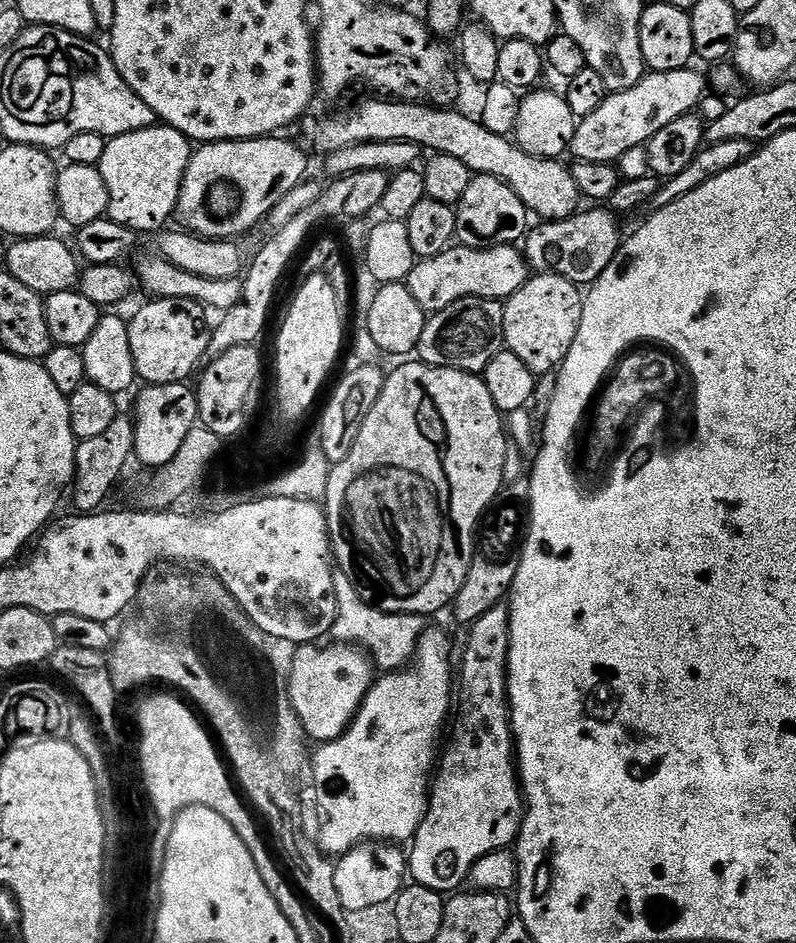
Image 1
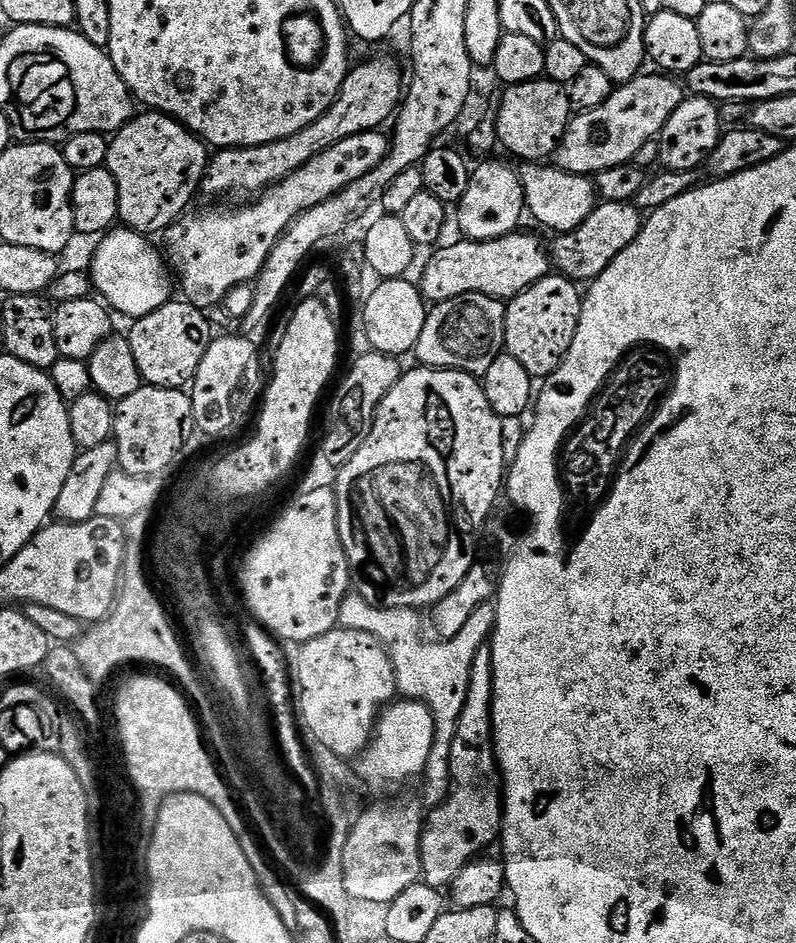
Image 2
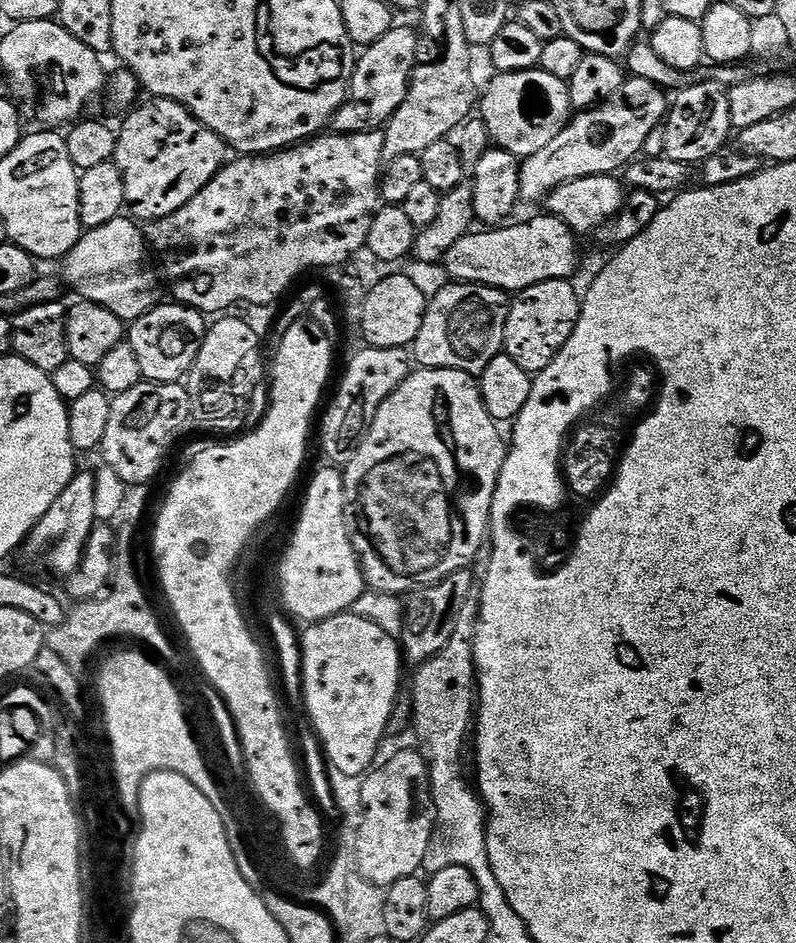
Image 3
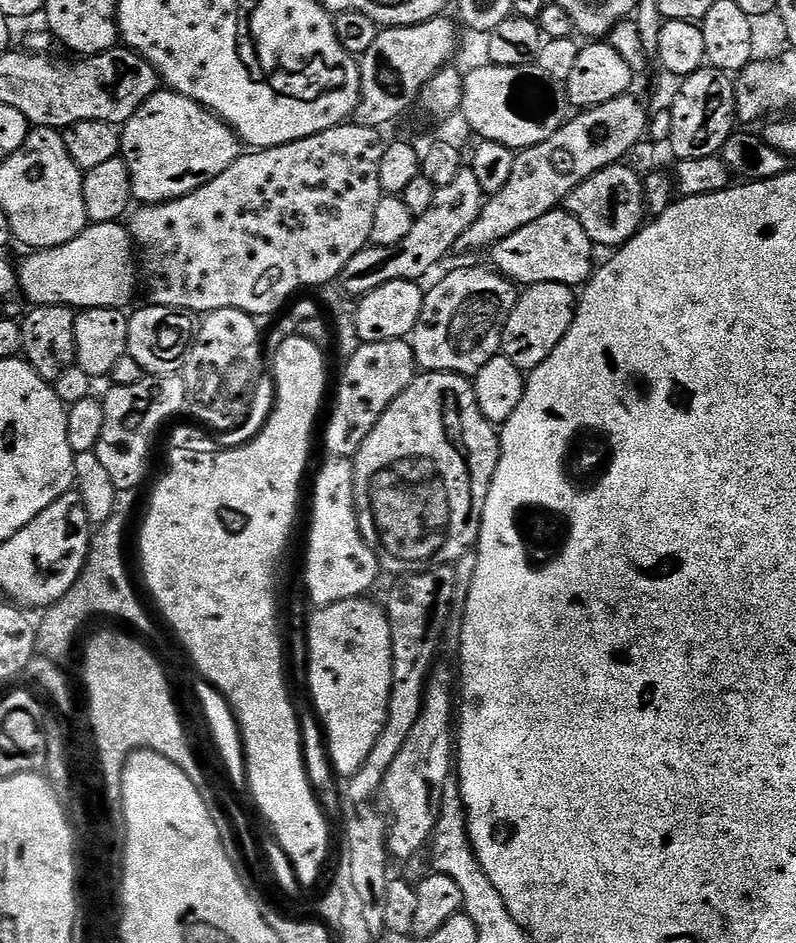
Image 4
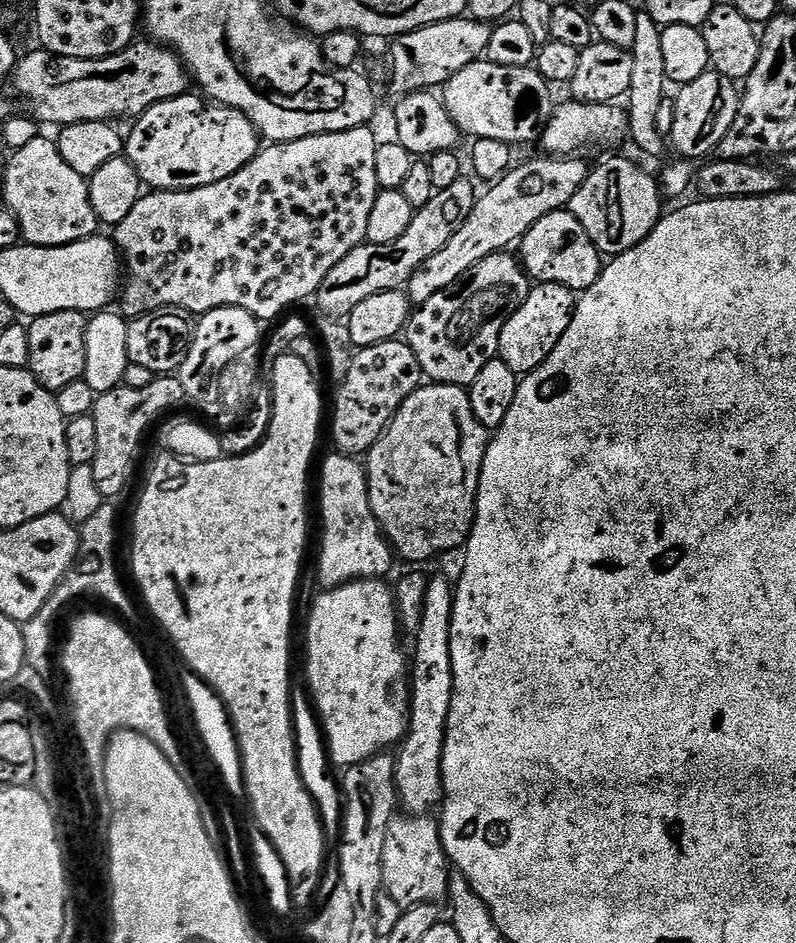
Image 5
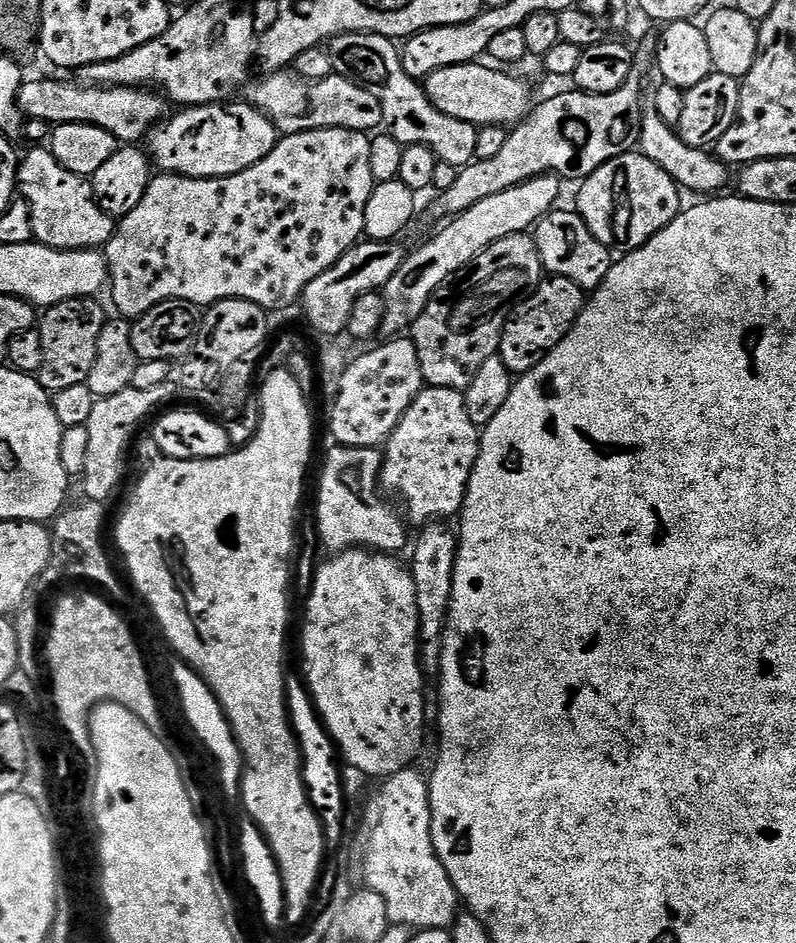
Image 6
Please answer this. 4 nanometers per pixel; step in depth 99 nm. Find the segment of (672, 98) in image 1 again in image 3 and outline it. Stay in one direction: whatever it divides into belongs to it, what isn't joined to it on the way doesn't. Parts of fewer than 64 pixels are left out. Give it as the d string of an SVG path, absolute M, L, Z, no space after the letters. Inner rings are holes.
M632 76L625 79L618 94L605 104L573 115L568 125L538 154L523 157L520 165L521 201L536 204L547 201L555 188L578 178L610 176L628 167L643 153L644 143L654 126L665 123L670 96L654 82Z

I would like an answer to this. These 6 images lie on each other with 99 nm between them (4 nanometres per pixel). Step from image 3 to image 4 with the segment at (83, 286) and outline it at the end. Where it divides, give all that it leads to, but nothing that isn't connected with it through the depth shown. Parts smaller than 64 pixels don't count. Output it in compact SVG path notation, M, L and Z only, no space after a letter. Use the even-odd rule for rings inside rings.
M120 222L105 224L89 223L78 238L66 242L57 248L41 248L27 253L28 257L18 264L18 288L32 306L42 304L65 304L73 310L85 308L119 308L127 309L132 295L138 288L138 256L134 251L132 234Z

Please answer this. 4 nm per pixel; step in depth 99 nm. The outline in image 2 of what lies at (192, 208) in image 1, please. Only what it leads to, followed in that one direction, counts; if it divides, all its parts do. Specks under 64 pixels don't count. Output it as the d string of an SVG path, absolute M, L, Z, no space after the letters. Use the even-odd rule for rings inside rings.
M372 60L369 64L360 64L349 71L342 82L342 90L335 102L310 126L298 130L298 134L290 134L290 138L282 138L278 142L270 142L253 148L225 148L217 151L208 161L208 171L204 174L203 191L212 196L228 196L233 192L236 196L252 198L271 188L280 180L306 166L318 154L330 150L338 142L346 138L354 138L354 134L371 132L379 129L380 124L395 117L406 91L400 85L400 72L392 64L384 60Z

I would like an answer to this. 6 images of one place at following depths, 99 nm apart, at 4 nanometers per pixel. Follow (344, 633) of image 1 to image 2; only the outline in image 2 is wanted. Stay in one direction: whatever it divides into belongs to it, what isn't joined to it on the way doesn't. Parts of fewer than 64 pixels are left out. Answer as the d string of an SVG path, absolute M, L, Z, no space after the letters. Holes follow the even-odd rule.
M349 594L345 596L344 601L340 604L339 627L349 628L350 630L362 630L366 634L370 634L372 637L374 637L374 639L377 640L377 642L379 642L379 644L382 645L383 648L388 652L388 657L392 663L392 669L394 670L394 678L396 679L397 693L407 700L417 700L418 702L422 702L432 712L432 717L434 718L434 740L433 745L430 746L429 757L426 758L426 764L422 773L422 781L424 780L425 797L423 796L423 799L425 801L428 799L430 802L429 805L435 806L437 804L444 803L444 799L448 796L448 791L452 785L450 782L450 742L454 742L454 729L458 726L458 717L461 716L462 706L466 703L466 693L470 691L470 666L474 666L474 654L476 654L478 650L489 641L489 638L492 634L492 627L496 624L496 605L495 603L489 602L478 606L474 610L474 614L470 614L470 618L466 621L466 626L462 626L462 630L458 630L458 634L454 634L454 638L450 638L449 640L445 640L443 638L431 638L432 640L428 640L427 634L424 633L424 624L426 628L426 620L425 617L423 620L423 618L420 616L423 615L421 615L421 613L415 608L382 608L379 604L371 604L370 602L366 602L358 595Z

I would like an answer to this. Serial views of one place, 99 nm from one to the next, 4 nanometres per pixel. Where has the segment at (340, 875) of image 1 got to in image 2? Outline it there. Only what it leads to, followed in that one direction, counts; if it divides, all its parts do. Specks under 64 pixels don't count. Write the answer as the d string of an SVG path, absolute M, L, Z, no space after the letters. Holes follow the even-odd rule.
M384 800L355 817L342 854L342 892L350 901L387 905L406 886L414 886L421 879L420 839L426 812L420 809L421 801L417 800Z

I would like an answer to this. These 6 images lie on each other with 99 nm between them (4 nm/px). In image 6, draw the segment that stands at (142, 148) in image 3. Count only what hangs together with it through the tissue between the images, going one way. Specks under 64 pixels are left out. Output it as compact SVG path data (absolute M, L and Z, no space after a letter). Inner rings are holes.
M245 102L193 104L162 120L146 137L146 151L161 173L199 180L233 176L266 158L274 150L276 123L255 104Z

